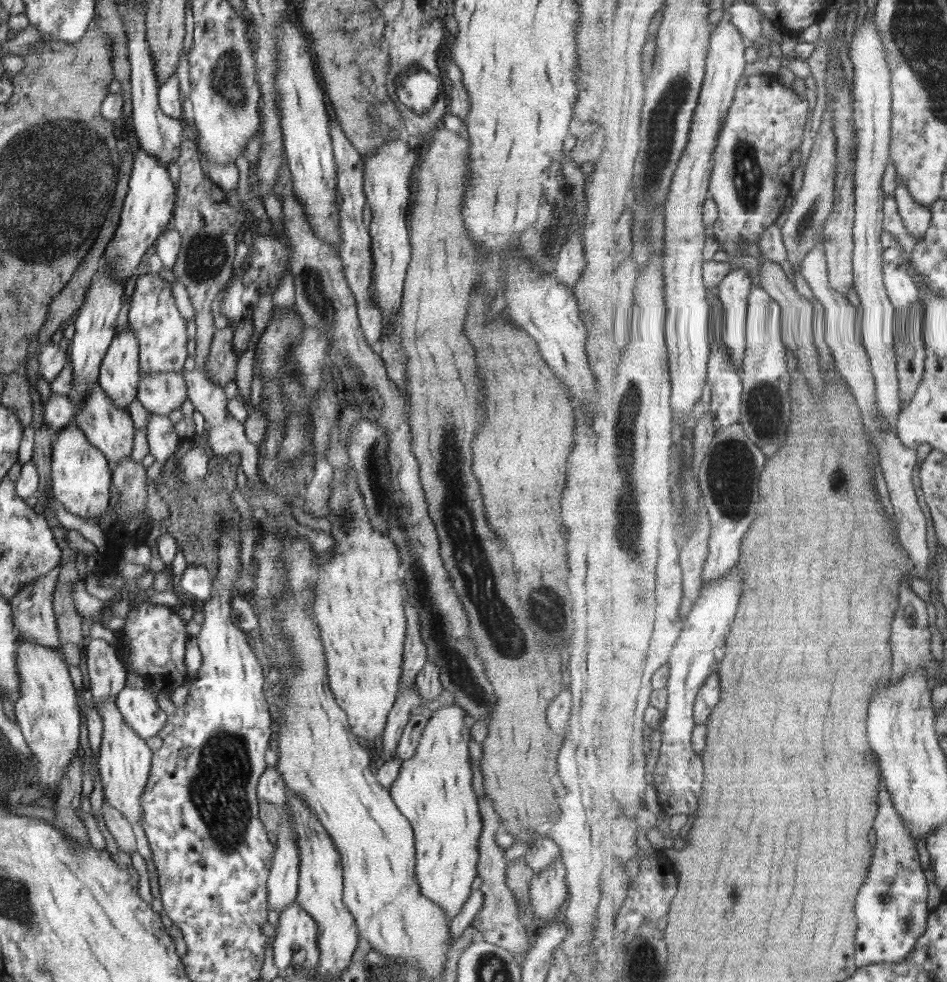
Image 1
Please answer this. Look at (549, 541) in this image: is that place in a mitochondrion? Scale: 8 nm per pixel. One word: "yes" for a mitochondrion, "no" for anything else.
no

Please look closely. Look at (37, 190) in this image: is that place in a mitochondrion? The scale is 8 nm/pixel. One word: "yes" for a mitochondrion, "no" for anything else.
yes

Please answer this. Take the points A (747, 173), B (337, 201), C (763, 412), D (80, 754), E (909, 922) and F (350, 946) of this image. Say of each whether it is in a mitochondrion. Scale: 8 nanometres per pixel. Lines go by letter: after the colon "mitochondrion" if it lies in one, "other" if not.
A: mitochondrion
B: other
C: mitochondrion
D: other
E: mitochondrion
F: other

